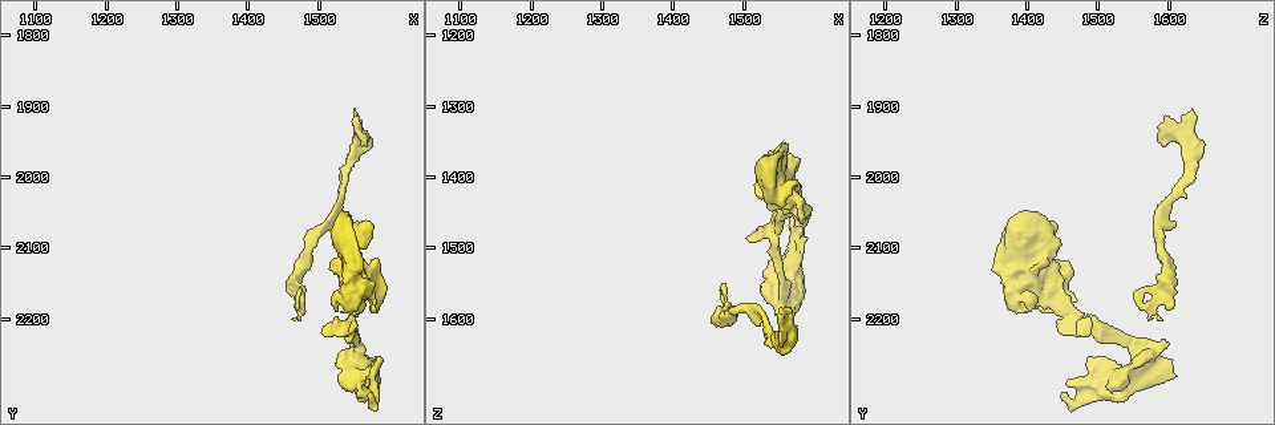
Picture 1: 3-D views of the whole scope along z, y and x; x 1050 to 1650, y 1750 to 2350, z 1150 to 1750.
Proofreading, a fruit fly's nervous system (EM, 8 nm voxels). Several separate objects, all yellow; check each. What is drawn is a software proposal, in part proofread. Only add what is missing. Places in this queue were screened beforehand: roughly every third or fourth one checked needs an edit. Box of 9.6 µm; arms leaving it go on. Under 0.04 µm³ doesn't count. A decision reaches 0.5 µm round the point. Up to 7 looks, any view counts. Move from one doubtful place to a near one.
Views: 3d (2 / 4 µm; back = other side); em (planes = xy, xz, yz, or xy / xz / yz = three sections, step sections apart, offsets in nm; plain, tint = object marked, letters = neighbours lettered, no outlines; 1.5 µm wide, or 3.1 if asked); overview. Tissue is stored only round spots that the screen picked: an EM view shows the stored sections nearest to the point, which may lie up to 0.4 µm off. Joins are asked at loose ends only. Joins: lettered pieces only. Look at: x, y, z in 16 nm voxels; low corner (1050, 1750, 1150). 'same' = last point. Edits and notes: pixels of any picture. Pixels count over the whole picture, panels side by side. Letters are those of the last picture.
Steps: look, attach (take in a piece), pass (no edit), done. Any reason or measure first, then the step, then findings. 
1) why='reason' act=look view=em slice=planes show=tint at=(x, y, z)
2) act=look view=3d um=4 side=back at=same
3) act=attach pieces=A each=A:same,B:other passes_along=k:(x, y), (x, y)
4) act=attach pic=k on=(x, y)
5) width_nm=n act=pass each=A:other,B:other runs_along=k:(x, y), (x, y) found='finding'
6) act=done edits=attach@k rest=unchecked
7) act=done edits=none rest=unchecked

why='free end' act=look view=3d um=2 at=(1565, 2125, 1445)

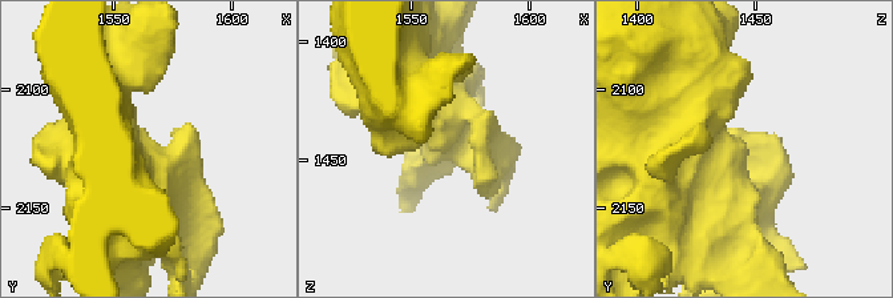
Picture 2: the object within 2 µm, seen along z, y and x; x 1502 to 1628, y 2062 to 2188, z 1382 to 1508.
act=look view=em slice=xz step=4 show=plain at=(1562, 2124, 1446)

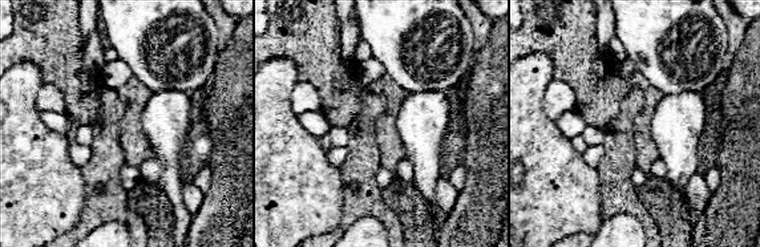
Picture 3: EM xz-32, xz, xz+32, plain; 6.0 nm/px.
why='see the neighbours' act=look view=em slice=xz step=4 show=letters at=same

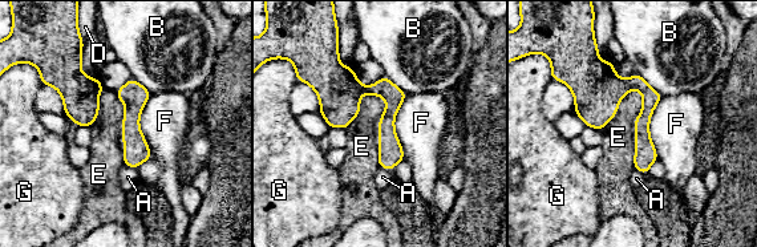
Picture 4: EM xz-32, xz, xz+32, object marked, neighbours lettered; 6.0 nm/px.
act=pass each=A:other,B:other,D:other,E:other,F:other,G:other border=4:(632, 88), (642, 96), (635, 167) found='none of them fits'

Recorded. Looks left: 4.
why='an open end' act=look view=3d um=2 at=(1510, 2220, 1485)

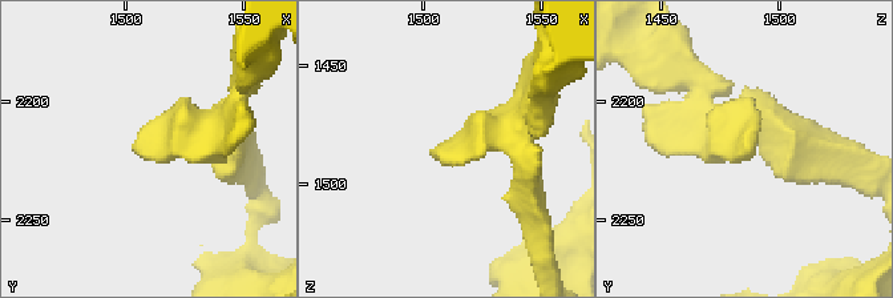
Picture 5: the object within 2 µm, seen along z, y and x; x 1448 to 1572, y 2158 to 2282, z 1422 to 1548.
act=look view=em slice=yz step=4 show=tint at=(1504, 2219, 1487)

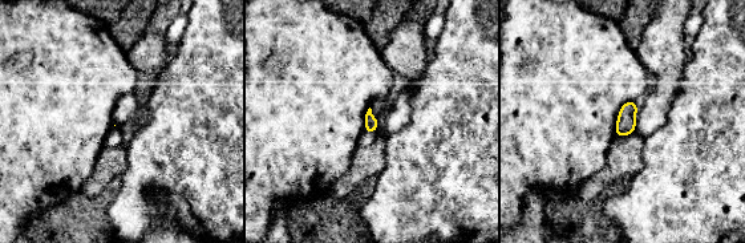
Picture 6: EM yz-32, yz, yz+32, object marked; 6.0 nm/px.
act=look view=em slice=planes show=letters at=same

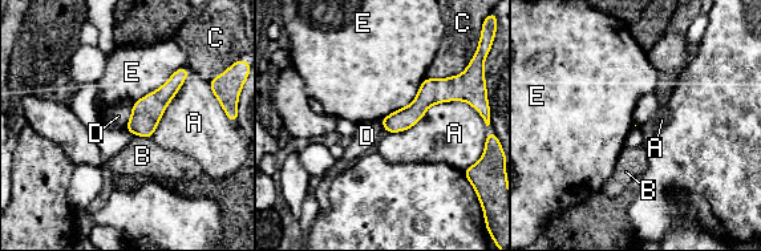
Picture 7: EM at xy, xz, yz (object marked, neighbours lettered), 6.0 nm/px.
act=pass each=A:other,B:other,C:other,D:other,E:other found='none of them fits'

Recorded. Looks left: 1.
act=done edits=none rest=unchecked

